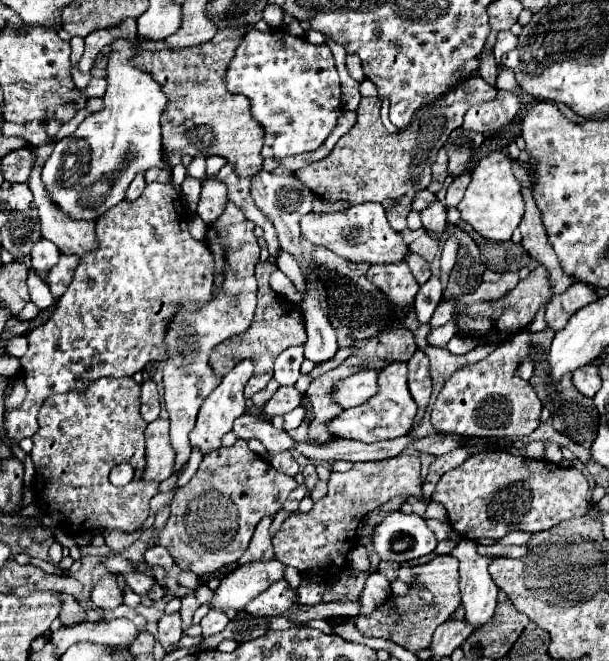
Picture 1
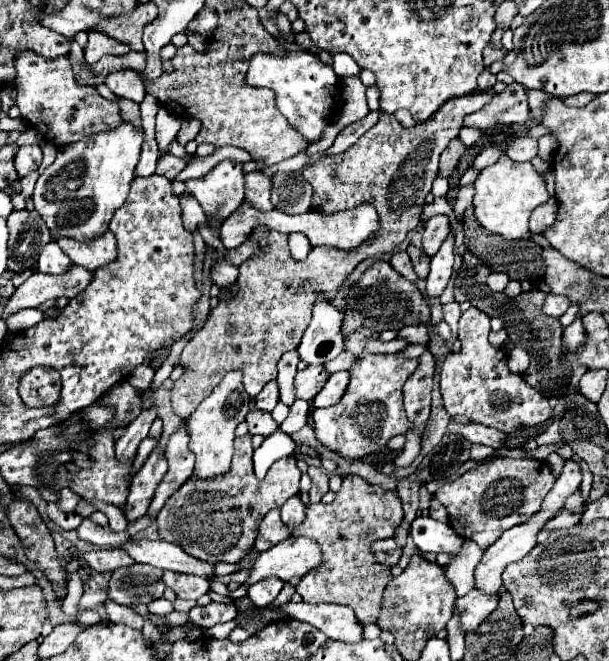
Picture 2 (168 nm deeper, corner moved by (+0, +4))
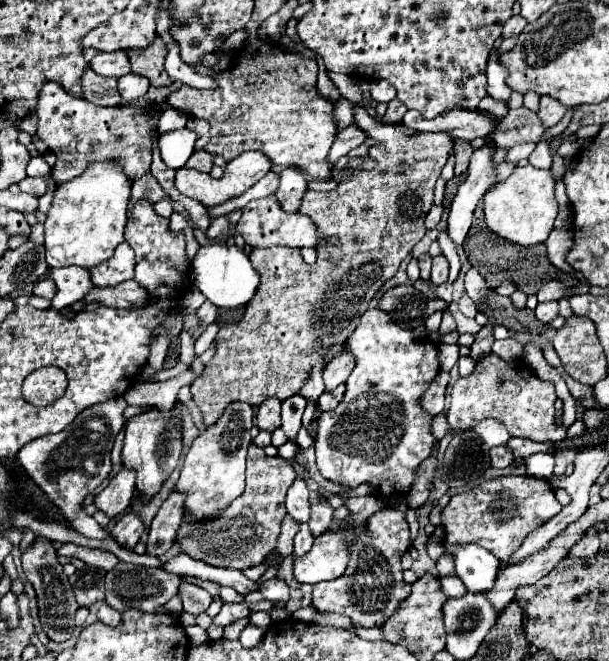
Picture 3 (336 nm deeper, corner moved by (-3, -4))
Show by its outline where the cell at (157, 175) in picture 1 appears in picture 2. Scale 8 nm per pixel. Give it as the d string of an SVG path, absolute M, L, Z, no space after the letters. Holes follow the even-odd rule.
M167 153L167 155L163 155L163 157L159 159L155 173L157 173L157 175L163 175L163 177L167 177L167 179L171 181L171 179L175 179L175 177L185 169L187 161L189 161L189 155L187 155L185 159L179 159L179 157Z

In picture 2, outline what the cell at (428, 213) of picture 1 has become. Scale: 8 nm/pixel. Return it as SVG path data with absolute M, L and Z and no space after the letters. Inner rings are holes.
M435 215L425 223L423 229L423 249L429 257L433 257L441 243L447 239L449 235L449 217L447 215Z

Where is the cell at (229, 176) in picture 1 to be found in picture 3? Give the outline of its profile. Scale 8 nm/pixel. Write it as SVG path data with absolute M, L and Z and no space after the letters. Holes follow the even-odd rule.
M288 167L284 171L278 173L278 189L274 191L274 197L278 199L280 207L288 213L294 213L298 211L300 207L300 201L302 201L302 193L306 191L306 175L294 167Z

